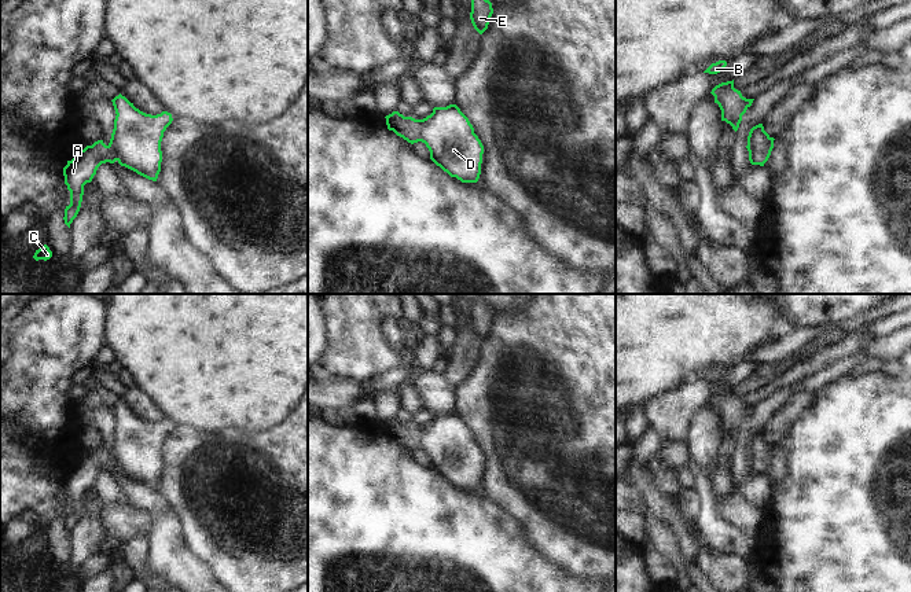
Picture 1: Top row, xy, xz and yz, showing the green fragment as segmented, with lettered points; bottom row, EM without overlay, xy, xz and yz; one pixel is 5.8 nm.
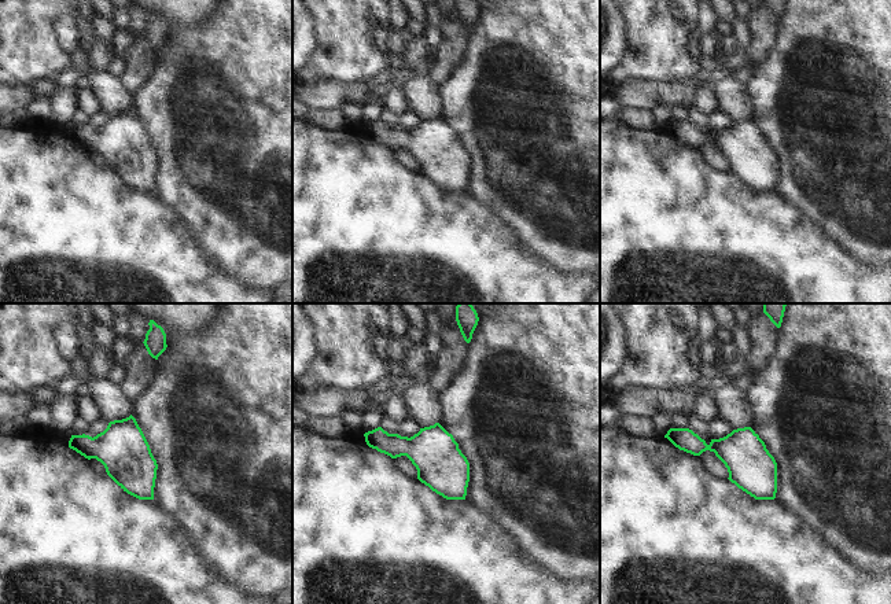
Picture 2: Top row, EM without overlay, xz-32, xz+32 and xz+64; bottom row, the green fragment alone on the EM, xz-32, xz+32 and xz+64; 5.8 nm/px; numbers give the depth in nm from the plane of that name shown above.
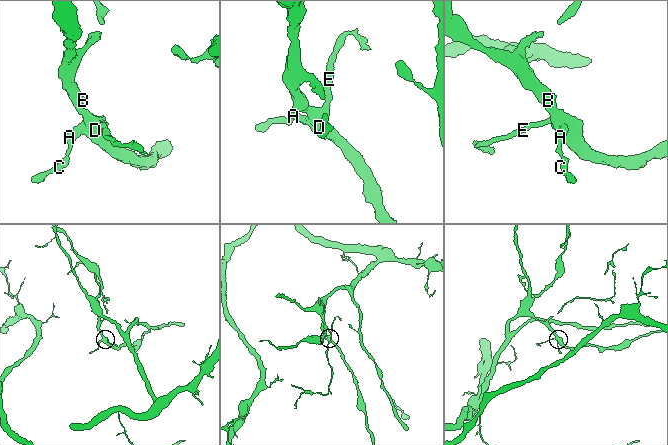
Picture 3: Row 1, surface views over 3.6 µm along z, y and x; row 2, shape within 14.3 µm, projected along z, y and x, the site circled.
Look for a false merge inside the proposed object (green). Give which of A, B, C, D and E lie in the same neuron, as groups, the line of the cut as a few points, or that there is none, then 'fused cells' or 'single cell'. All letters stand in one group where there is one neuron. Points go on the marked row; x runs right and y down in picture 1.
A B C D E | no cut | single cell

